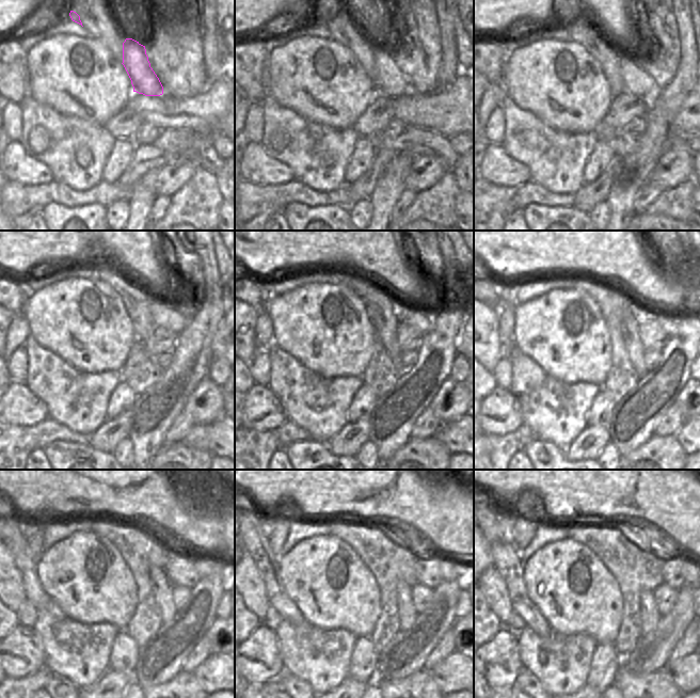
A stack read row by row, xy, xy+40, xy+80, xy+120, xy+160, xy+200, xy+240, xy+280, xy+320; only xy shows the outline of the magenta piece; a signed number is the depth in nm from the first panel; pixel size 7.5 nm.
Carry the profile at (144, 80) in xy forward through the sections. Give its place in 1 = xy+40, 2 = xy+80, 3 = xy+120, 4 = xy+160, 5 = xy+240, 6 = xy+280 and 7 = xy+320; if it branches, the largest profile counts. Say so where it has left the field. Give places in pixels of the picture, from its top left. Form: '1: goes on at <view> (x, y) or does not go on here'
1: goes on at xy+40 (388, 80)
2: goes on at xy+80 (636, 81)
3: goes on at xy+120 (164, 314)
4: goes on at xy+160 (422, 318)
5: goes on at xy+240 (205, 566)
6: goes on at xy+280 (450, 569)
7: goes on at xy+320 (690, 571)

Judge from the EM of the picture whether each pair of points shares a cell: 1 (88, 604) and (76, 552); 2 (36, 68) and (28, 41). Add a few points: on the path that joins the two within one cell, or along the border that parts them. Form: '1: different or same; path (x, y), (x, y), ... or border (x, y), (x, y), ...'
1: same; path (88, 591), (88, 577), (84, 573), (83, 565)
2: different; border (52, 36), (34, 44), (27, 51)

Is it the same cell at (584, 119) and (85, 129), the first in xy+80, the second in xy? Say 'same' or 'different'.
different

